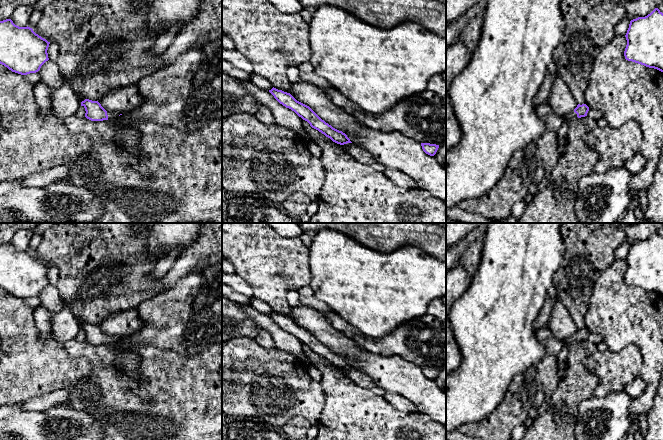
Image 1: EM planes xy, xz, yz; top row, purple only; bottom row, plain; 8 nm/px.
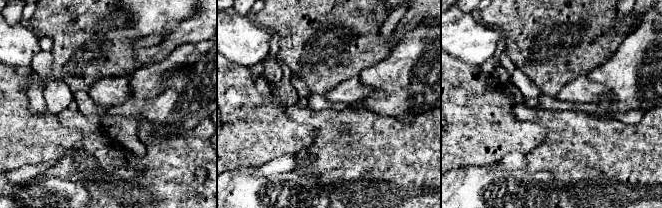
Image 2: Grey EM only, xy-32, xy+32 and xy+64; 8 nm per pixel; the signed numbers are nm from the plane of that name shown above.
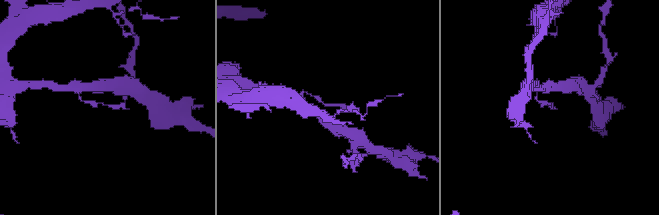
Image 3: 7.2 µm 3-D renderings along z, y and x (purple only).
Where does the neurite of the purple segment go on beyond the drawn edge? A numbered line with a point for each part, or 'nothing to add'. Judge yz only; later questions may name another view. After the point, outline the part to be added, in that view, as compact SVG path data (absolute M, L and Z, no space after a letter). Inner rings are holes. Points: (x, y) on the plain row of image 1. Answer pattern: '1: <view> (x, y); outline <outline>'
1: yz (562, 355); outline M574 335L568 337L567 339L564 340L564 346L557 355L557 358L558 358L559 361L564 362L565 364L567 363L569 345L574 341L577 341L577 338Z

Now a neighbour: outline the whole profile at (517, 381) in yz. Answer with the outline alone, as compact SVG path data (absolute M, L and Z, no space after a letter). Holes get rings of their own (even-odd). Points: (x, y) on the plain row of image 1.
M517 374L513 377L510 385L509 385L509 391L512 393L519 392L520 387L522 386L524 381L524 374Z

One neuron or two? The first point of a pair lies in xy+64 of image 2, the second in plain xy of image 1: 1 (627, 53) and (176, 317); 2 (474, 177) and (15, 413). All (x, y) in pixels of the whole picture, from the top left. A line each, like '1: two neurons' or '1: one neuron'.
1: one neuron
2: one neuron

